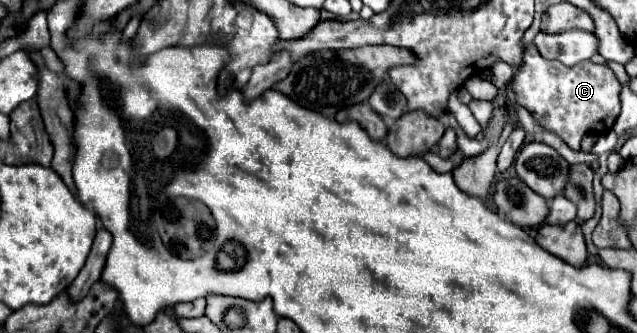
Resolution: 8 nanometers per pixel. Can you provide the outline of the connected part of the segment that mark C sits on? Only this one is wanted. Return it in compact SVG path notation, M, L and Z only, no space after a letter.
M529 44L523 52L523 64L511 80L515 104L531 112L547 132L557 134L571 150L579 150L585 134L609 132L619 116L621 84L607 64L583 60L575 66L563 66L539 56L537 48Z

